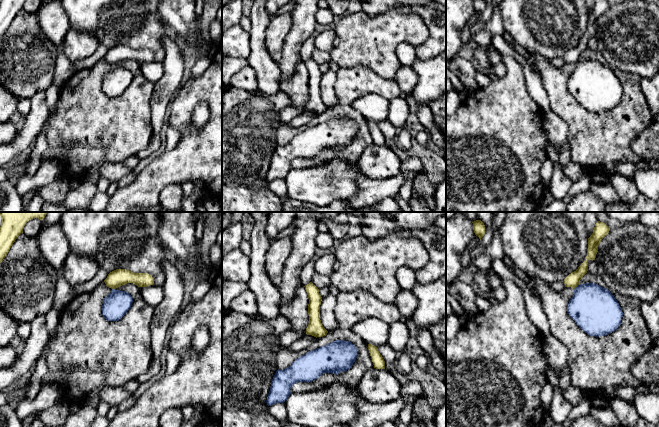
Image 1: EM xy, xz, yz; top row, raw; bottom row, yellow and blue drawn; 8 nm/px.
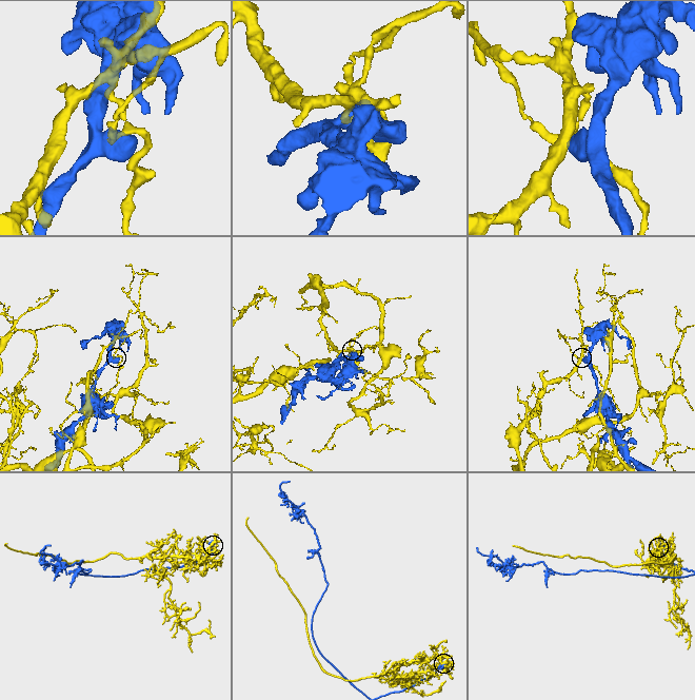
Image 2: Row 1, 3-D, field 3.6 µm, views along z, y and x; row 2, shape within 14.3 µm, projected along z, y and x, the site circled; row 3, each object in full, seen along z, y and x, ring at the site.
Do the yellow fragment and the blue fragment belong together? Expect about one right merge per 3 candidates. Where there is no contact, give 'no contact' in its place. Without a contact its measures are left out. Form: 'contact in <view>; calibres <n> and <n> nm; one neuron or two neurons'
contact in yz; calibres 110 and 380 nm; two neurons

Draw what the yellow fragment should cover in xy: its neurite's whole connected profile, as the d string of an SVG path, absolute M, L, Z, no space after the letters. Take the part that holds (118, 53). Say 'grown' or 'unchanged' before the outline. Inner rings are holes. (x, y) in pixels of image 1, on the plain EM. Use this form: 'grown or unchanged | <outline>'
unchanged | M116 45L108 50L104 58L111 65L127 59L133 59L138 63L147 63L154 60L154 54L148 49L133 49L126 45Z

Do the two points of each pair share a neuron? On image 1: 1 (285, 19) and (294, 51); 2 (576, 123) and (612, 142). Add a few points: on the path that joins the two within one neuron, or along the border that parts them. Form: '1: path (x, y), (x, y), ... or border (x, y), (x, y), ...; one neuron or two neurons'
1: border (292, 13), (292, 26), (284, 40), (282, 54); two neurons
2: path (585, 129), (596, 140), (603, 141); one neuron

